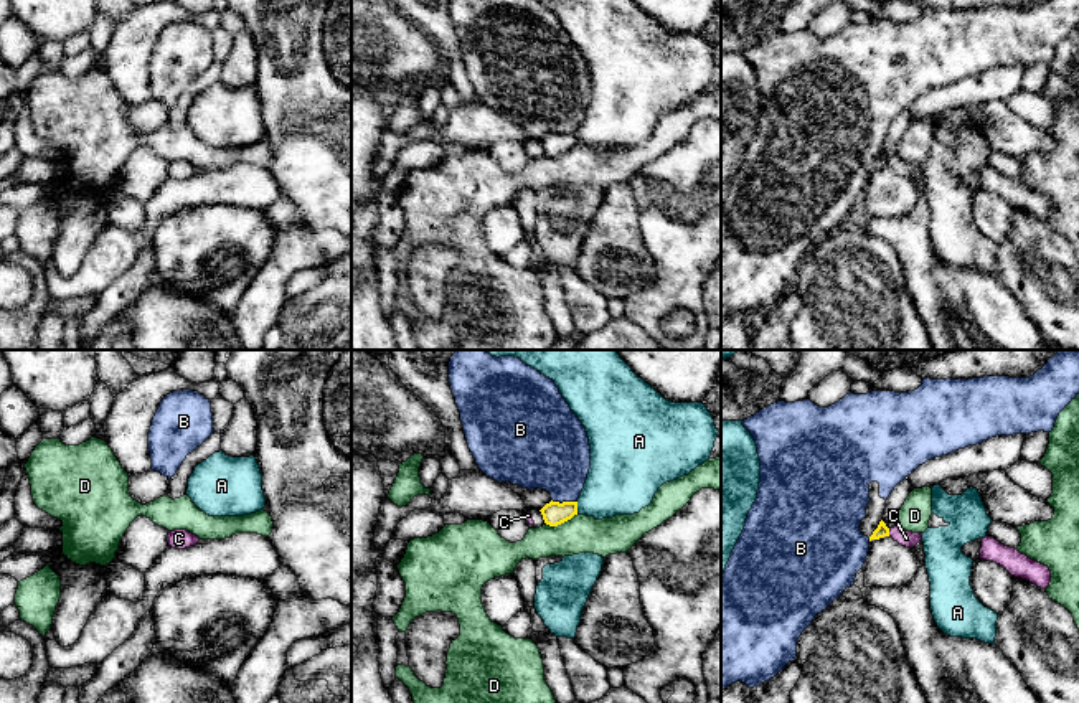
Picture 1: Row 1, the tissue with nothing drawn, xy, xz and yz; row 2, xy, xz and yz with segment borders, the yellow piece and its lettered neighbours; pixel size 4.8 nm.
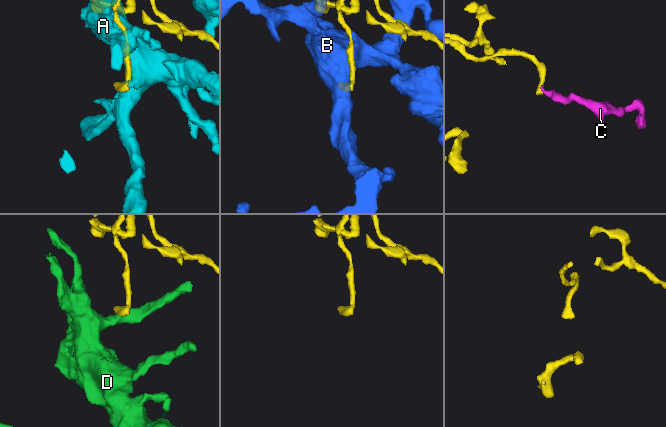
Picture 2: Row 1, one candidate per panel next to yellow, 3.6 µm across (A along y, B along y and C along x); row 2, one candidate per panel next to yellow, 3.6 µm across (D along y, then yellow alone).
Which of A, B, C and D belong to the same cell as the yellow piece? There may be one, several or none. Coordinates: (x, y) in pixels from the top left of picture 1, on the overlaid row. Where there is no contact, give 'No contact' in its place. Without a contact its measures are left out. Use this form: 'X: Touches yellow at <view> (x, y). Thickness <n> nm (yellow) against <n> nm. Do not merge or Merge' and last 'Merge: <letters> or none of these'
A: Touches yellow at xz (576, 507). Thickness 120 nm (yellow) against 320 nm. Do not merge
B: Touches yellow at xz (563, 502). Thickness 120 nm (yellow) against 360 nm. Do not merge
C: Touches yellow at yz (888, 533). Thickness 60 nm (yellow) against 80 nm. Do not merge
D: Touches yellow at xz (561, 522). Thickness 120 nm (yellow) against 180 nm. Do not merge
Merge: none of these

